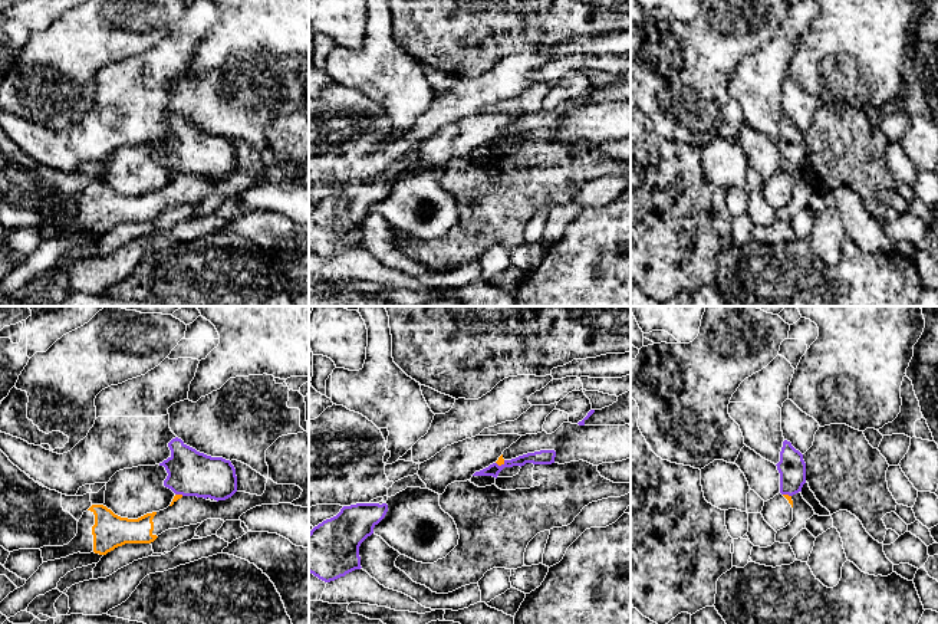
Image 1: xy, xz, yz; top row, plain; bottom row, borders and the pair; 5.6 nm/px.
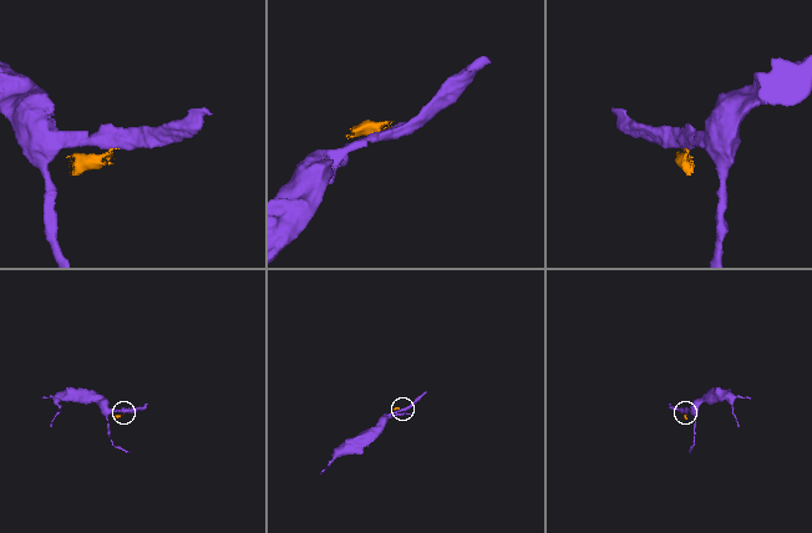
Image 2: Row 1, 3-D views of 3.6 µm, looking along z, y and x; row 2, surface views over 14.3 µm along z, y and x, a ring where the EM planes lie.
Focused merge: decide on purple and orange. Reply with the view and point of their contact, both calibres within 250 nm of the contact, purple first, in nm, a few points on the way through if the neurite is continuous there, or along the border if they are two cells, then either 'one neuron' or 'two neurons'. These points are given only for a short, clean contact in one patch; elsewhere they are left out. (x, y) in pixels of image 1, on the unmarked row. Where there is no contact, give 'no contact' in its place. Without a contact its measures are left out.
meets purple in xz at (502, 143); 80 nm thick on the purple side, 40 nm on the other; border along xz (504, 138), (500, 143), (496, 140); two neurons

